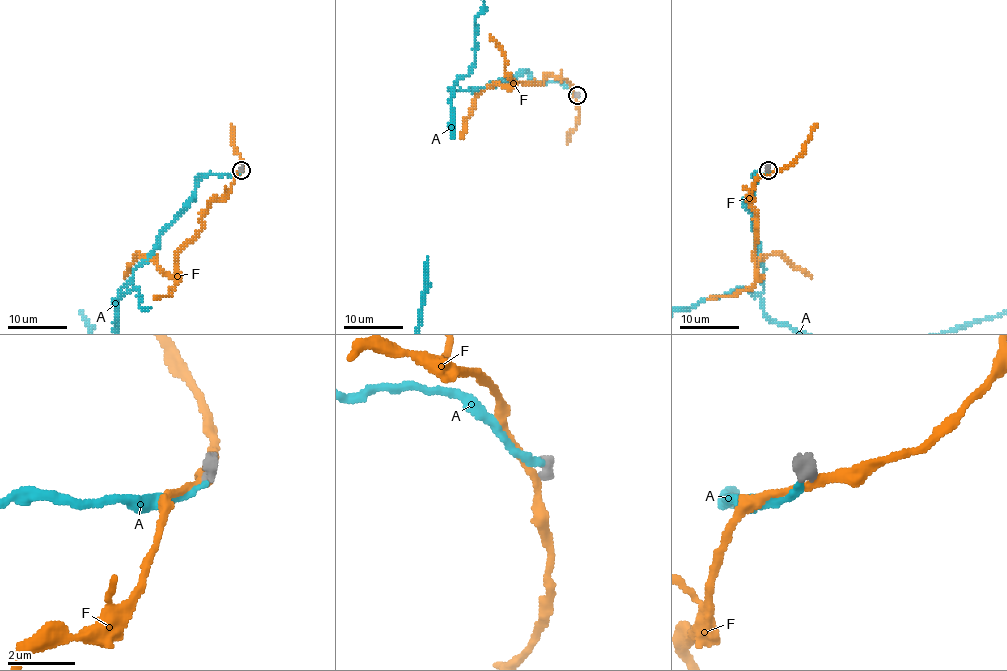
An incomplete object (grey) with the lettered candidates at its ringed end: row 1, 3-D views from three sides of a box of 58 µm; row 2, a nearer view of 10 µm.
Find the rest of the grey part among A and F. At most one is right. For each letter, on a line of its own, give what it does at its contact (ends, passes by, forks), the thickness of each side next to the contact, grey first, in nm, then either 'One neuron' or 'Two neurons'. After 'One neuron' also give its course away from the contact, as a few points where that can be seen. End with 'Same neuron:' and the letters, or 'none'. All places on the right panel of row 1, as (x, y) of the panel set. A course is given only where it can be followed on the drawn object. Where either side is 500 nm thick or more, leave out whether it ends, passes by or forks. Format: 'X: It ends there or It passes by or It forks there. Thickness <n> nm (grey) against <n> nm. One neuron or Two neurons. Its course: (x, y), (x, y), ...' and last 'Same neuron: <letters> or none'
A: It ends there. Thickness 360 nm (grey) against 190 nm. One neuron
F: It passes by. Thickness 360 nm (grey) against 240 nm. Two neurons
Same neuron: A

